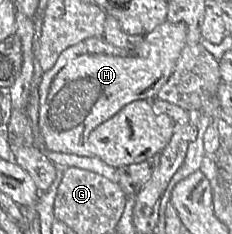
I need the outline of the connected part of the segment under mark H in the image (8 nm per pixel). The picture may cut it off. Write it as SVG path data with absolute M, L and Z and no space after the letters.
M165 21L144 36L142 43L132 50L115 47L107 43L103 36L88 38L65 49L54 66L43 74L37 88L38 127L44 148L52 152L95 157L88 139L91 132L108 121L124 106L135 101L155 98L172 74L176 61L186 46L186 36L187 27L184 23Z

